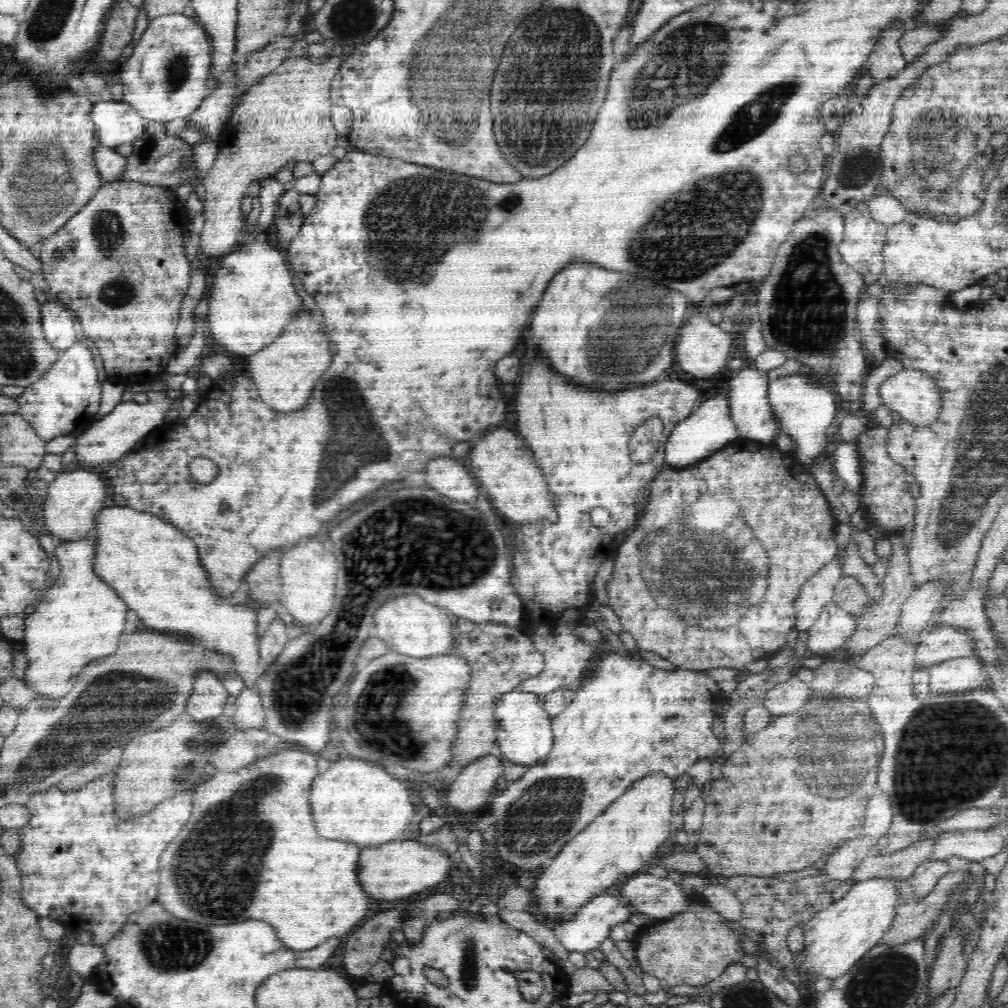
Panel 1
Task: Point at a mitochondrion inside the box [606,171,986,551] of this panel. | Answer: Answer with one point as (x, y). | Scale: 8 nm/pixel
(813, 322)

